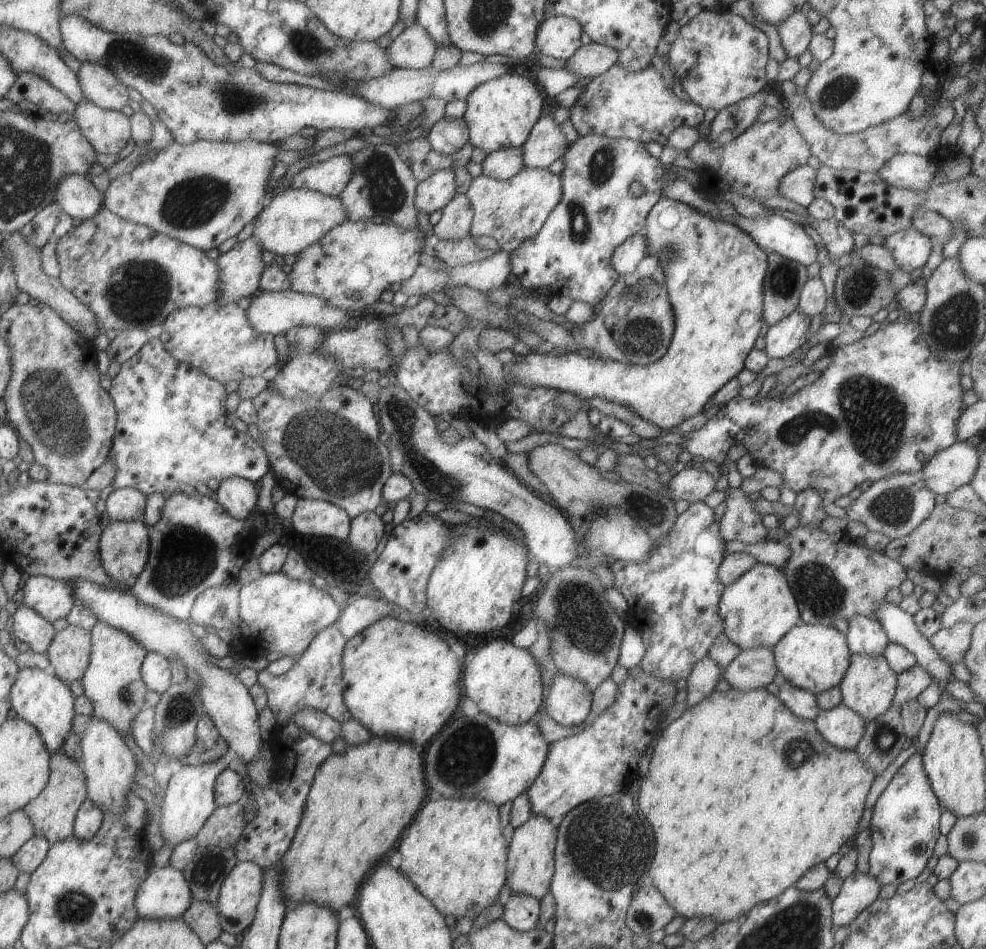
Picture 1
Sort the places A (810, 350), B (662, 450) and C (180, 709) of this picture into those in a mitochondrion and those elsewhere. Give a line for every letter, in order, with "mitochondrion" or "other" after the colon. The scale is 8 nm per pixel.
A: other
B: other
C: mitochondrion

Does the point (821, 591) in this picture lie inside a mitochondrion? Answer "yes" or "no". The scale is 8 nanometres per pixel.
yes

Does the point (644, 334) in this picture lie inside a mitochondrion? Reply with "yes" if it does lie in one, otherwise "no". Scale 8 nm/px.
yes

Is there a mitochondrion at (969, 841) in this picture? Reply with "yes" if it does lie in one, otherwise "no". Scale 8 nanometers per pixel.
yes

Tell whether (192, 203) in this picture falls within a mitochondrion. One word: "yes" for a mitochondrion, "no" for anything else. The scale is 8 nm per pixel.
yes

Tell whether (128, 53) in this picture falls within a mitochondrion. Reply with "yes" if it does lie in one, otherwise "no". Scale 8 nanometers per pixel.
yes

